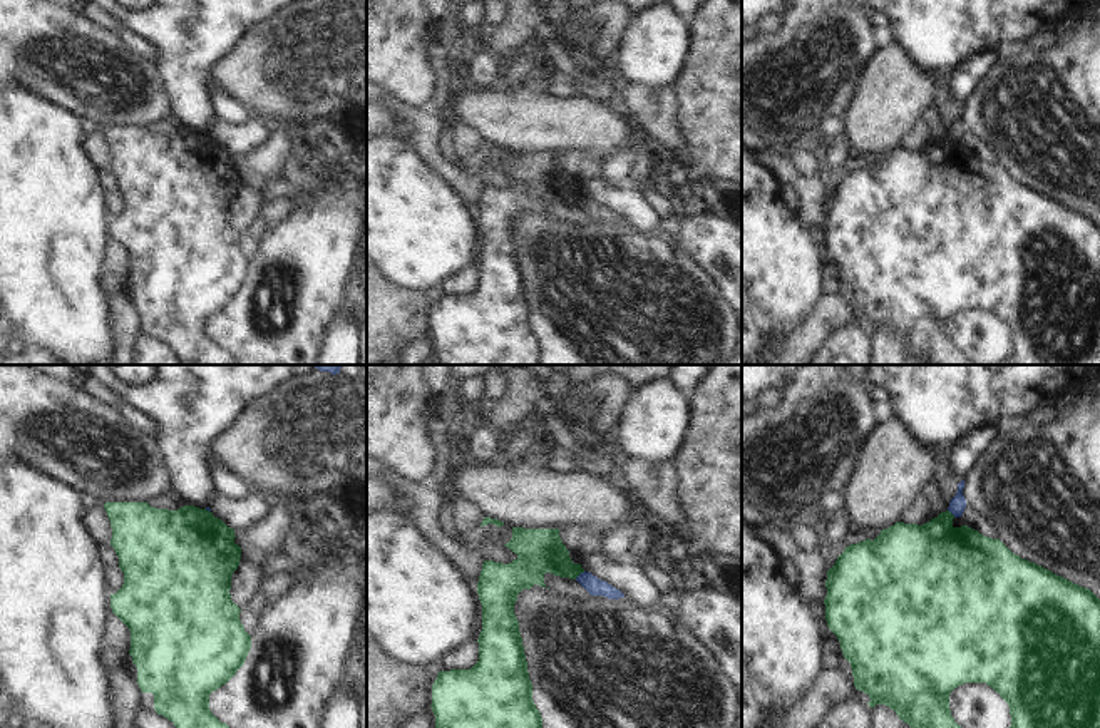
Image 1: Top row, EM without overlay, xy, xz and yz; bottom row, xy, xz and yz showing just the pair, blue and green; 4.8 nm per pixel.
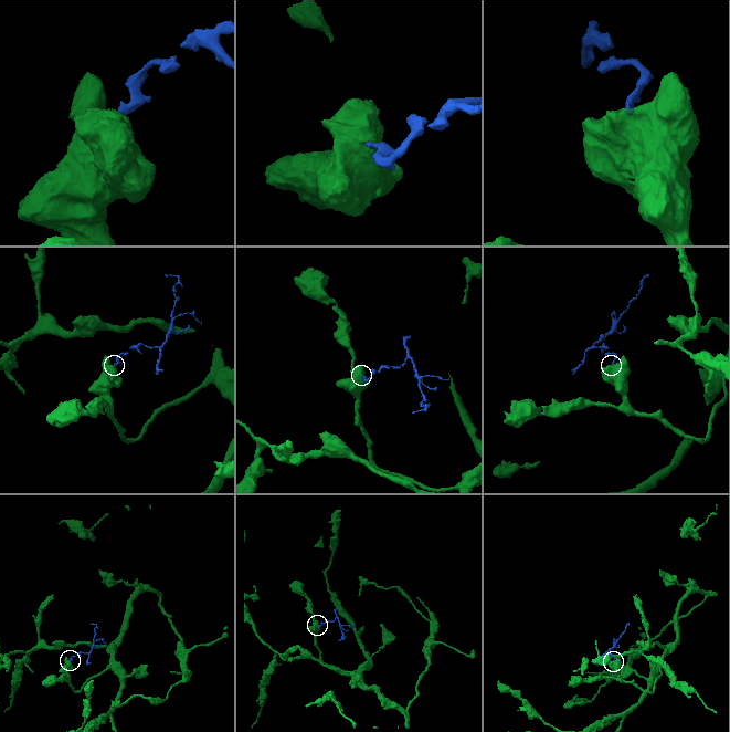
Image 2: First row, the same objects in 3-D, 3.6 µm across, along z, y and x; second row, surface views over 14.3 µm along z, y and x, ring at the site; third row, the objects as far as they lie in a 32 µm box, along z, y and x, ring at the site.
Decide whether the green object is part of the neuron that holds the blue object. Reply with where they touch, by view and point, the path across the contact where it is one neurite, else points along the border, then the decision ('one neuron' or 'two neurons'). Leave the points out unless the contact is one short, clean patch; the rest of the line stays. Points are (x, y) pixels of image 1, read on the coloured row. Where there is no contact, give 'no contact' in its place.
contact xz (581, 573); border xz (585, 571), (575, 578); two neurons

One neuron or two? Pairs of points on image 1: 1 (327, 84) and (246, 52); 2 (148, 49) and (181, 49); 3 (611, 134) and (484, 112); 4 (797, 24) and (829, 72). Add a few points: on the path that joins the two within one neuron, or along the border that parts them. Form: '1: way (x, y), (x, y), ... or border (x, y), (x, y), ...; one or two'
1: way (307, 84), (295, 82), (283, 72), (267, 72); one
2: border (123, 25), (148, 39), (156, 54); two
3: way (580, 131), (570, 124), (528, 123), (516, 117); one
4: way (809, 35), (819, 46), (819, 61); one

